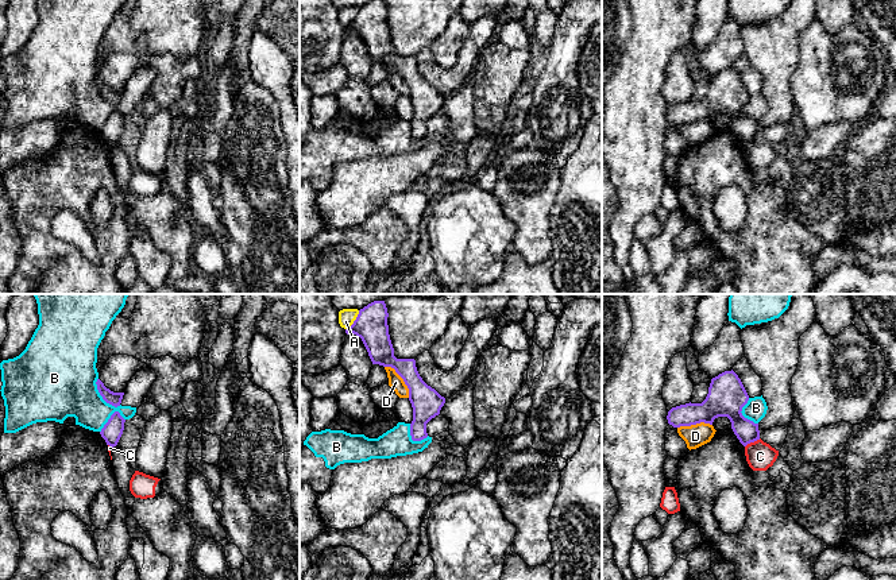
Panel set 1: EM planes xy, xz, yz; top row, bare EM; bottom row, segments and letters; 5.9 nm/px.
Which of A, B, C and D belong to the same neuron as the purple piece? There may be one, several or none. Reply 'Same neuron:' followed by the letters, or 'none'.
Same neuron: none

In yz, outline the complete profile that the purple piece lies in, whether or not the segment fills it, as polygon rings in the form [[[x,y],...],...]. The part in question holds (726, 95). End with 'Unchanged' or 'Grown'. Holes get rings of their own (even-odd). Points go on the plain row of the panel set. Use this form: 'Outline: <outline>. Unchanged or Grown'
Outline: [[[733,67],[725,69],[711,77],[708,92],[702,101],[690,100],[672,105],[667,117],[673,125],[680,125],[700,120],[712,123],[715,116],[727,115],[734,132],[746,144],[760,138],[758,121],[741,111],[748,98],[749,93],[738,73]]]. Unchanged

